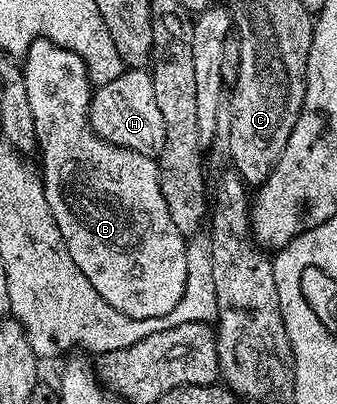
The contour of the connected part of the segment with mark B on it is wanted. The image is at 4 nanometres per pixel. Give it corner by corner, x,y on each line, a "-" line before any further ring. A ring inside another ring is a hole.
44,39
33,41
31,47
23,54
23,68
25,82
27,83
27,99
31,103
31,115
35,119
35,135
37,136
37,149
41,153
41,169
39,176
45,187
45,198
51,207
51,211
57,220
59,231
63,235
63,243
67,243
67,251
71,251
71,259
75,259
75,267
87,275
87,283
115,307
115,311
123,311
131,319
155,319
159,315
167,315
175,311
175,303
183,299
183,287
187,283
187,255
185,254
186,238
181,236
179,227
171,223
171,211
167,211
167,203
163,203
163,191
161,190
161,170
158,162
147,155
139,155
139,151
124,149
118,145
112,145
103,140
89,122
89,101
93,98
93,89
89,79
89,68
75,55
75,51
67,51
55,43

